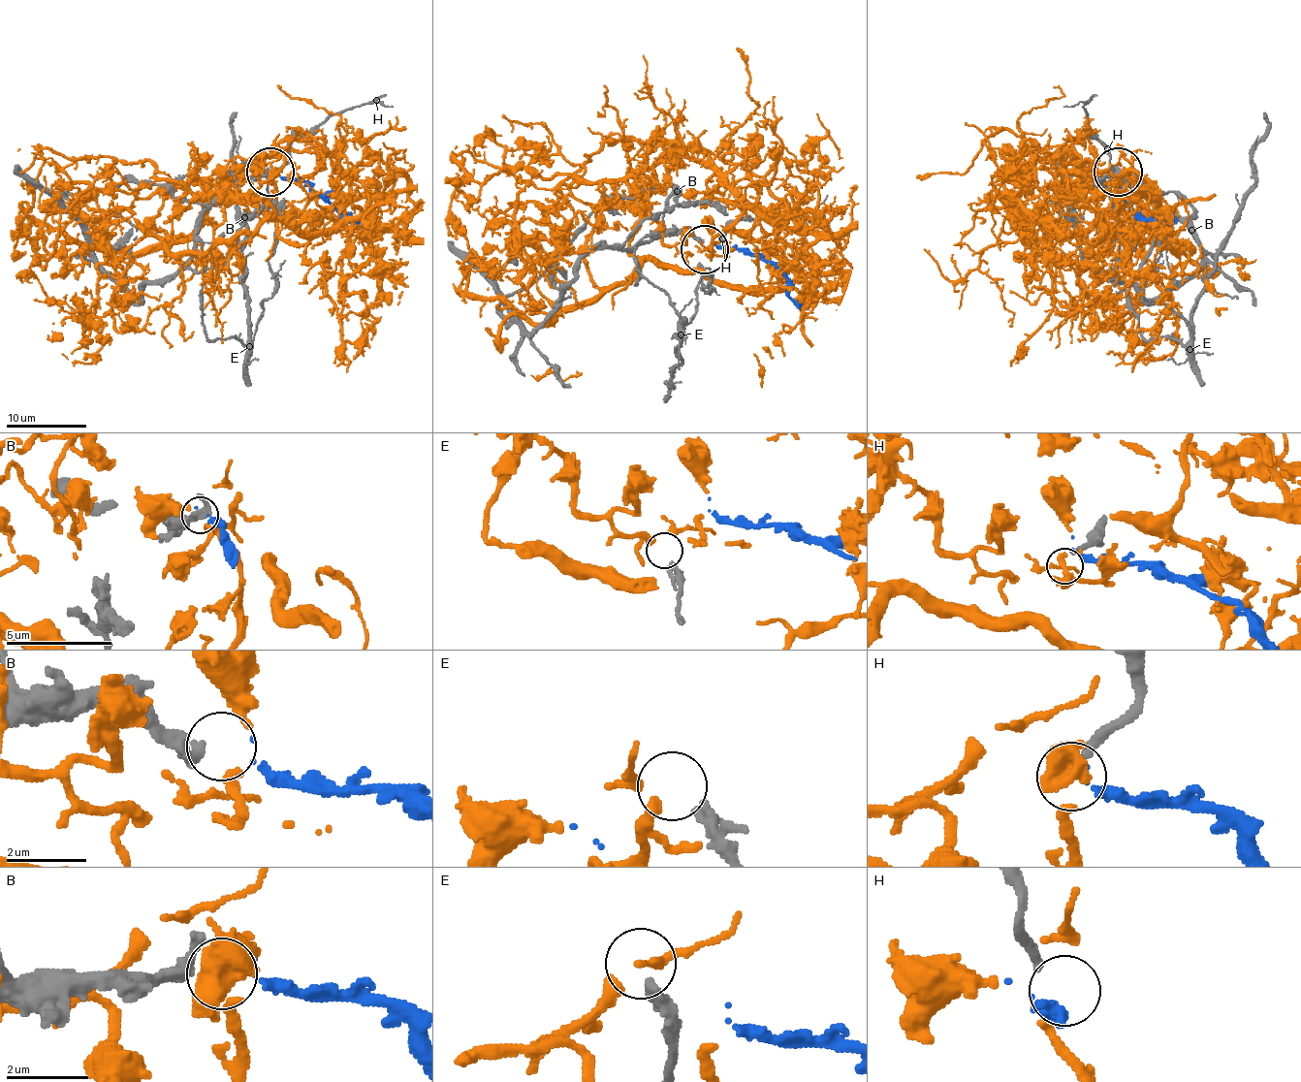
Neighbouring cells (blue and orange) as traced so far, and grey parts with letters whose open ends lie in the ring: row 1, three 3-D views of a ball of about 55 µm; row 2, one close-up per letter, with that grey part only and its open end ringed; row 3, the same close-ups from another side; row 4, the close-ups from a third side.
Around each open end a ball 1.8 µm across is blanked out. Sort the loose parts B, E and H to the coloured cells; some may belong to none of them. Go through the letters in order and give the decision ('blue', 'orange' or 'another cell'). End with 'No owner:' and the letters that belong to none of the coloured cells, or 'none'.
B: blue
E: another cell
H: another cell
No owner: E, H

